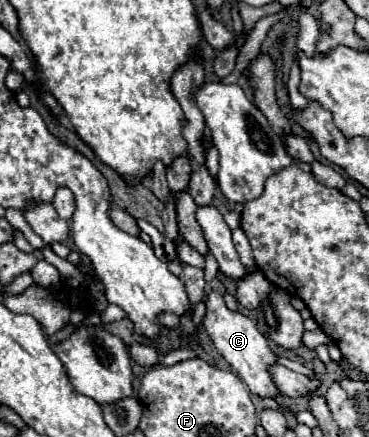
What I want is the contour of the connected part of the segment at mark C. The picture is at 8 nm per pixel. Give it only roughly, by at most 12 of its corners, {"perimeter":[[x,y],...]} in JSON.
{"perimeter":[[206,297],[204,329],[258,397],[280,395],[278,363],[250,317]]}

